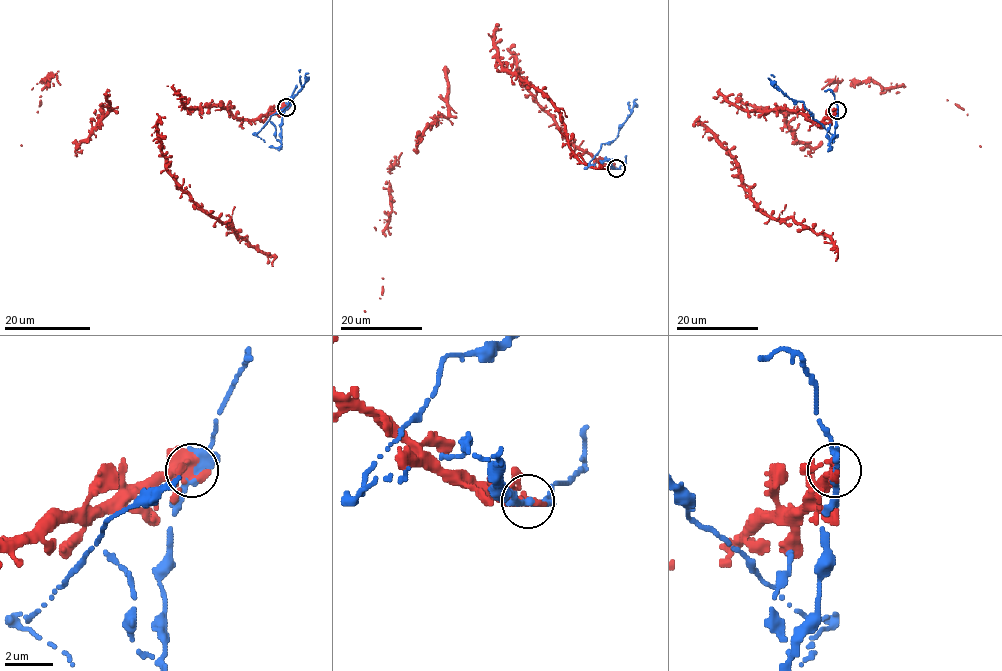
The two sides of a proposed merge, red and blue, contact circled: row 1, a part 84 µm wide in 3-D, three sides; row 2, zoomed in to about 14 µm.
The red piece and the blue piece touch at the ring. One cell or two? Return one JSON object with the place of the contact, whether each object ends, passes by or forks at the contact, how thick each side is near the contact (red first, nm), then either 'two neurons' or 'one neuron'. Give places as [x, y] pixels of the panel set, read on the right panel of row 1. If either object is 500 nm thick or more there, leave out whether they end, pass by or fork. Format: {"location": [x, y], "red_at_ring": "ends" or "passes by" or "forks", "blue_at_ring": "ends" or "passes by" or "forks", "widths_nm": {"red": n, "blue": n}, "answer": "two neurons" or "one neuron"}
{"location": [837, 110], "red_at_ring": "forks", "blue_at_ring": "passes by", "widths_nm": {"red": 360, "blue": 320}, "answer": "two neurons"}

